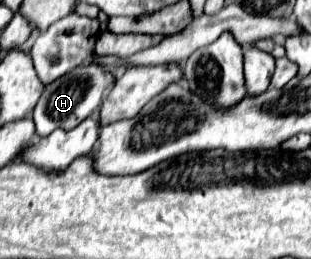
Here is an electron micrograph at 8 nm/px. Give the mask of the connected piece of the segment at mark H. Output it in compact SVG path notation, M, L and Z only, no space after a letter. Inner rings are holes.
M97 61L83 63L83 65L75 67L71 73L59 77L59 81L53 81L51 85L47 85L33 111L37 135L47 137L51 131L55 131L59 127L61 129L77 127L81 121L91 117L91 113L95 109L99 109L105 93L111 89L111 85L115 85L115 77L111 77L111 73L107 73L107 69L103 69L103 65L99 65Z

